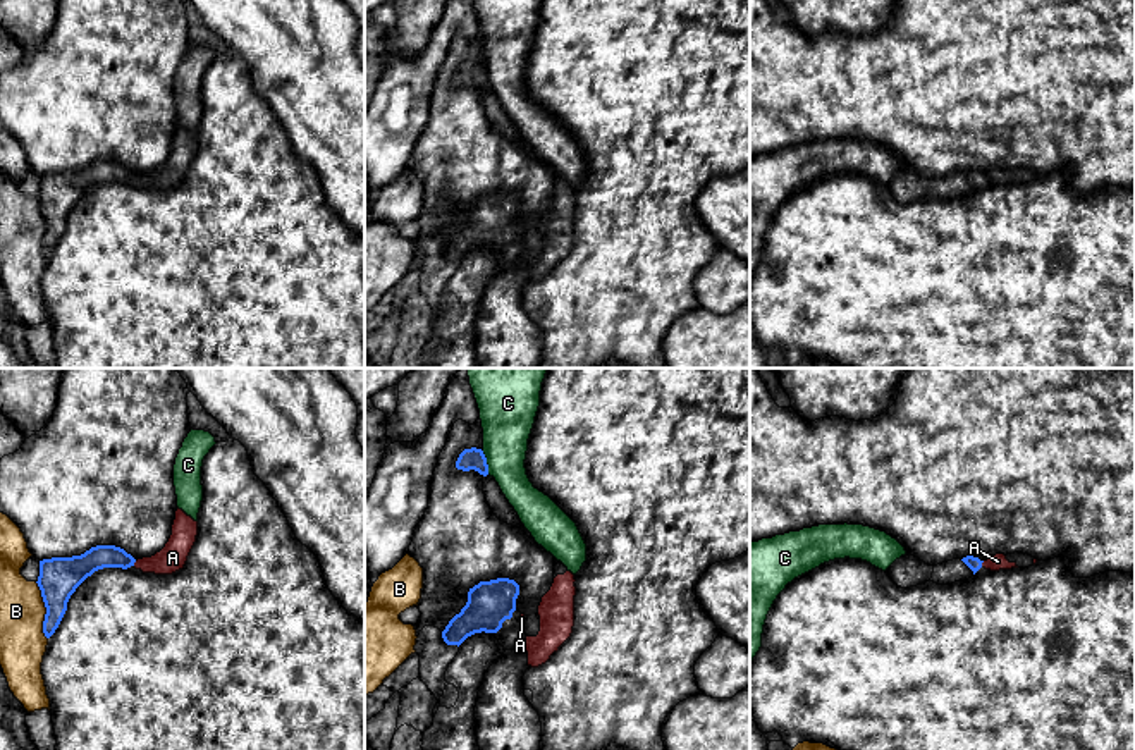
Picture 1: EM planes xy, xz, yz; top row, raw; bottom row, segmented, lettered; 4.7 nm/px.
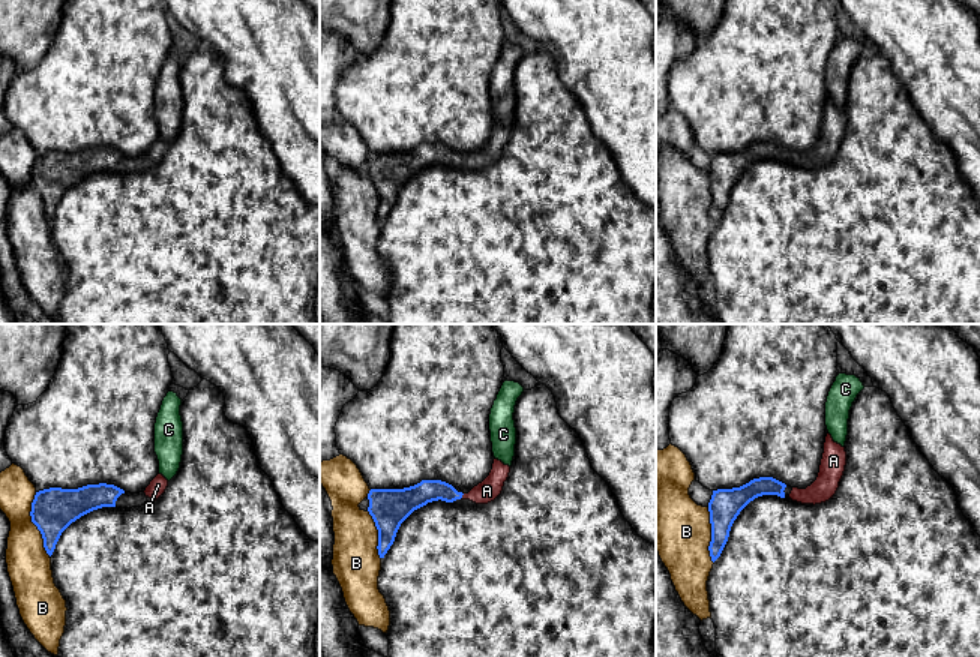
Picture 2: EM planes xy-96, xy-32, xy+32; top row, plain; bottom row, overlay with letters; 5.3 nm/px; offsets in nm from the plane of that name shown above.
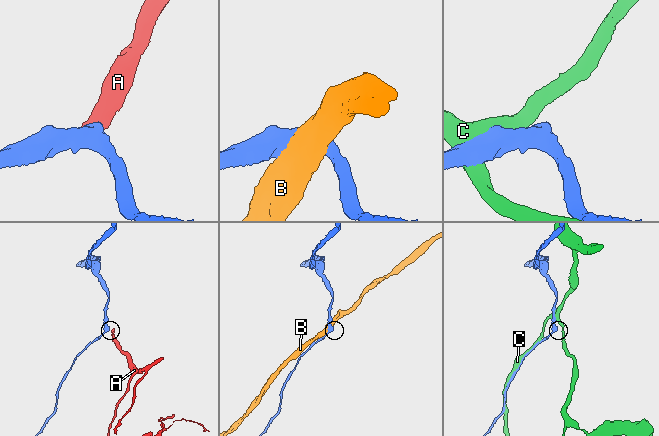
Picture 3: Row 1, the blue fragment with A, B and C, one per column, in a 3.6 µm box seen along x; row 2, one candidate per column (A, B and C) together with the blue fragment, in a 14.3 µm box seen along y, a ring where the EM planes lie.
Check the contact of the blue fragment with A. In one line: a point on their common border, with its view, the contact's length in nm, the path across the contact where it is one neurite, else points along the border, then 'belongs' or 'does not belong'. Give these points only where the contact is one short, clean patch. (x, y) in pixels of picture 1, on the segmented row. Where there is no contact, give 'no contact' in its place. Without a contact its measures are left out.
contact yz (981, 565); length 40 nm; way yz (974, 563), (981, 565), (998, 561); belongs

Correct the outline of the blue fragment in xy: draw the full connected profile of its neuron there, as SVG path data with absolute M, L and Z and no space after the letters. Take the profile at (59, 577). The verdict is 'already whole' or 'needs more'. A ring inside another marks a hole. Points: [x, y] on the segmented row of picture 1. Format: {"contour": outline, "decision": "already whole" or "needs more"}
{"contour": "M177 507L172 535L165 547L151 557L134 559L115 545L96 545L81 556L52 557L40 561L38 587L46 607L43 633L50 638L58 628L71 595L95 571L103 568L134 566L143 573L172 575L184 568L196 542L198 521Z", "decision": "needs more"}

